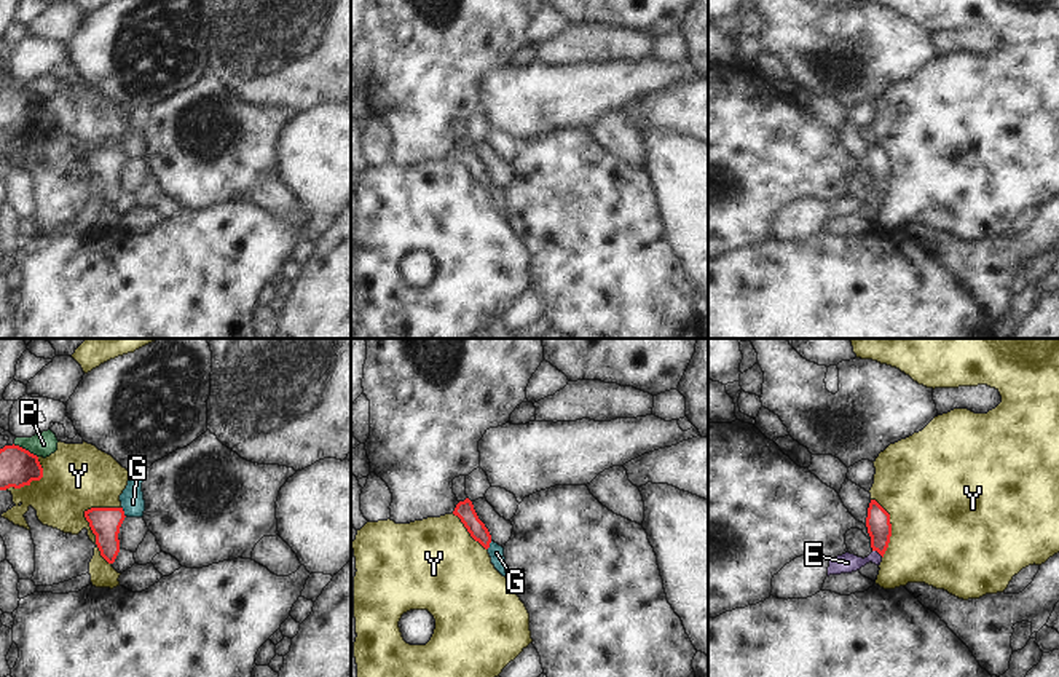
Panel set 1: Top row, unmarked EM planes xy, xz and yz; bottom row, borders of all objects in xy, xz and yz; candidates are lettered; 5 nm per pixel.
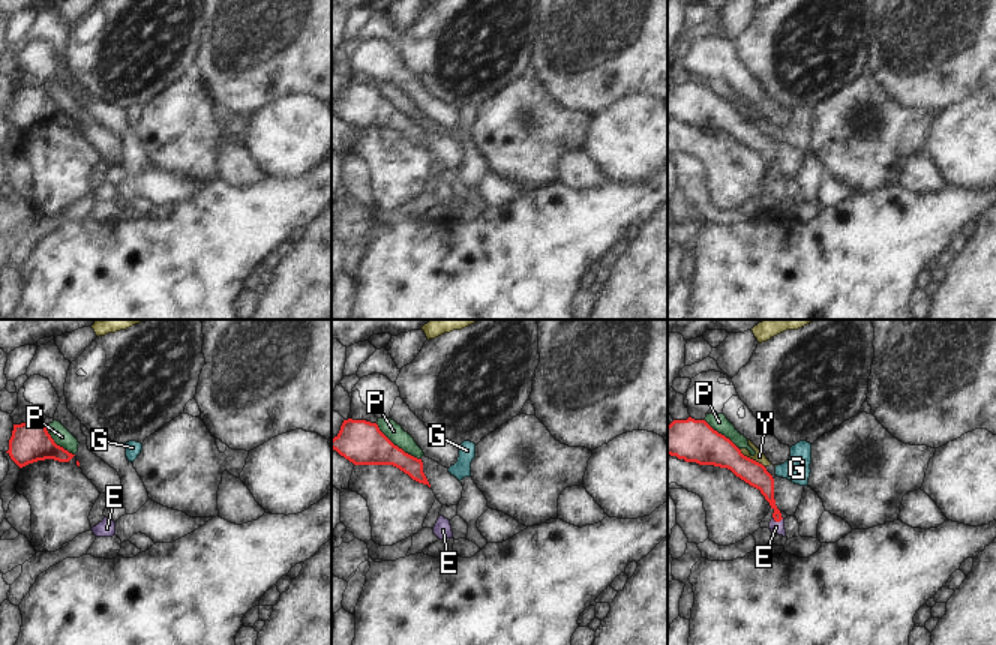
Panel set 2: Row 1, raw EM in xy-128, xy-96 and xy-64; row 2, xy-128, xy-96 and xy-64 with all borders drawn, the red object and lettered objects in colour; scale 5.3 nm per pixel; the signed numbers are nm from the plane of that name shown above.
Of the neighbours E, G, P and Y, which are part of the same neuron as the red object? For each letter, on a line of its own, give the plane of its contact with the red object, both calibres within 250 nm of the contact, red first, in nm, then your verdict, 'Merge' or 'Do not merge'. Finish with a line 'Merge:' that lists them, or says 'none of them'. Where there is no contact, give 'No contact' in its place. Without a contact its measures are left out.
E: Touches red in yz. Thickness 120 nm (red) against 100 nm. Merge
G: Touches red in xy. Thickness 150 nm (red) against 120 nm. Do not merge
P: Touches red in xy. Thickness 190 nm (red) against 120 nm. Do not merge
Y: Touches red in xy. Thickness 150 nm (red) against 280 nm. Do not merge
Merge: E

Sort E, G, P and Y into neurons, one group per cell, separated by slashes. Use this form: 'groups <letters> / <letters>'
groups E / G P / Y

